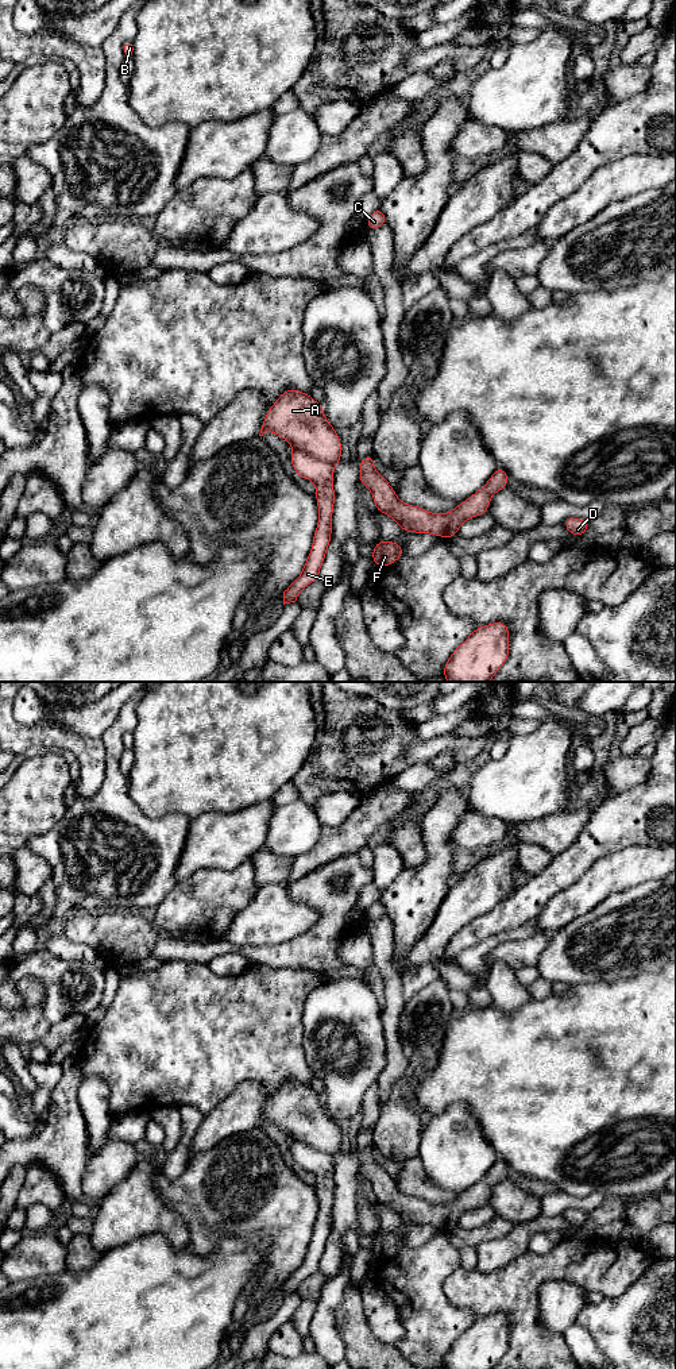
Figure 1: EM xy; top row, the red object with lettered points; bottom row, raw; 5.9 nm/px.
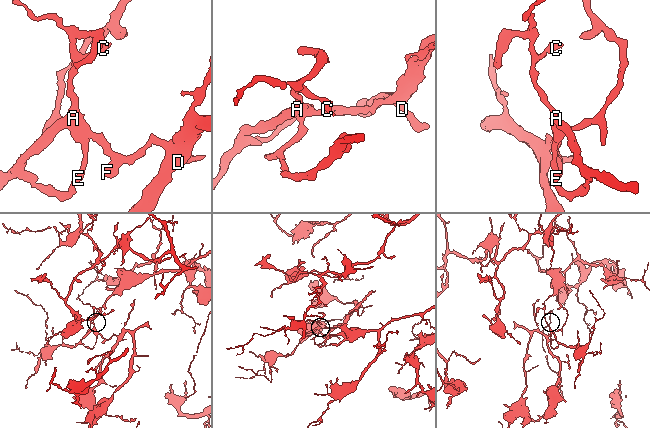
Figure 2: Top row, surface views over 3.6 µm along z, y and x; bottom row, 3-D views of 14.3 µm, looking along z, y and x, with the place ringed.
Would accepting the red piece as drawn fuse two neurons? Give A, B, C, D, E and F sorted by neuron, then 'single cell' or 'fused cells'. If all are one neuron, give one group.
A B C D F / E | fused cells

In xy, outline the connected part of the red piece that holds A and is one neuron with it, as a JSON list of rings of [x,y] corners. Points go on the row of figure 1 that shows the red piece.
[[[295,389],[285,390],[266,413],[259,436],[275,432],[295,448],[331,464],[340,464],[341,440],[327,421],[322,404]]]

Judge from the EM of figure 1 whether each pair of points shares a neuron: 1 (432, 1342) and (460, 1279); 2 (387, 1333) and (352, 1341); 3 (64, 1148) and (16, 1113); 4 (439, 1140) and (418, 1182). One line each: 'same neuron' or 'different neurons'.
1: different neurons
2: different neurons
3: different neurons
4: different neurons

